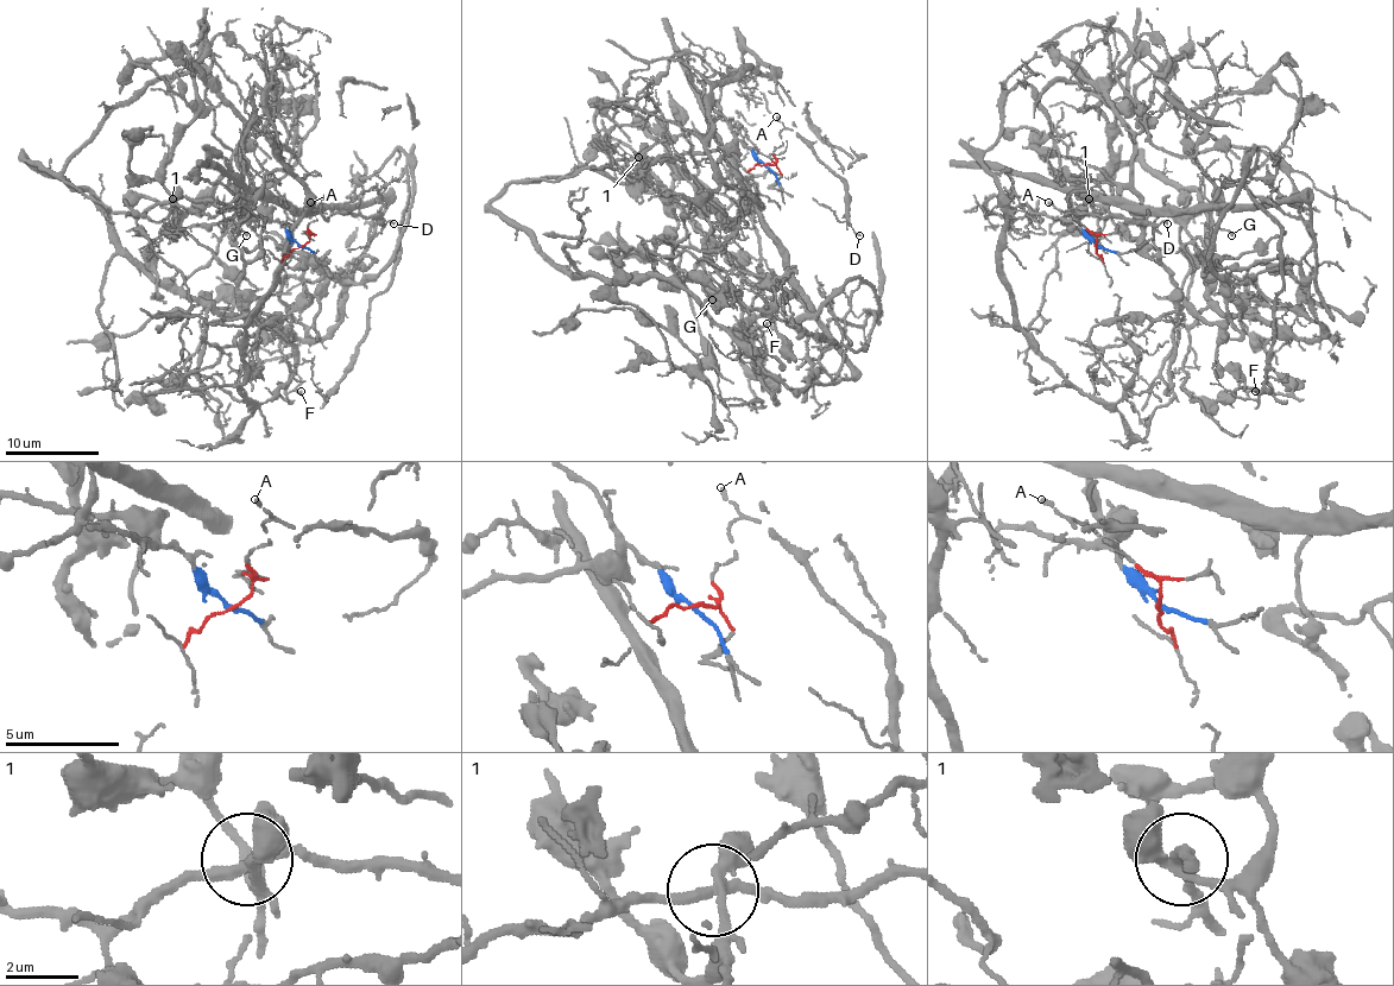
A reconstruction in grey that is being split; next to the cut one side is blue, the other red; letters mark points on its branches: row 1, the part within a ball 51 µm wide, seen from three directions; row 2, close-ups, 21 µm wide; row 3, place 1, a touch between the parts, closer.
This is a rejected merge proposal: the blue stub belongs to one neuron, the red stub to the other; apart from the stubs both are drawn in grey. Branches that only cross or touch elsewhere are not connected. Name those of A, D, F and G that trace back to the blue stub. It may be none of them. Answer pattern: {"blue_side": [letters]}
{"blue_side": ["F", "G"]}

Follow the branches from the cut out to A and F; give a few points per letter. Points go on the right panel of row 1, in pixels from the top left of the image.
A: (1096, 246), (1096, 236), (1076, 217), (1047, 201)
F: (1096, 246), (1076, 217), (1089, 196), (1098, 215), (1136, 159), (1199, 194), (1211, 299), (1274, 329), (1255, 390)

